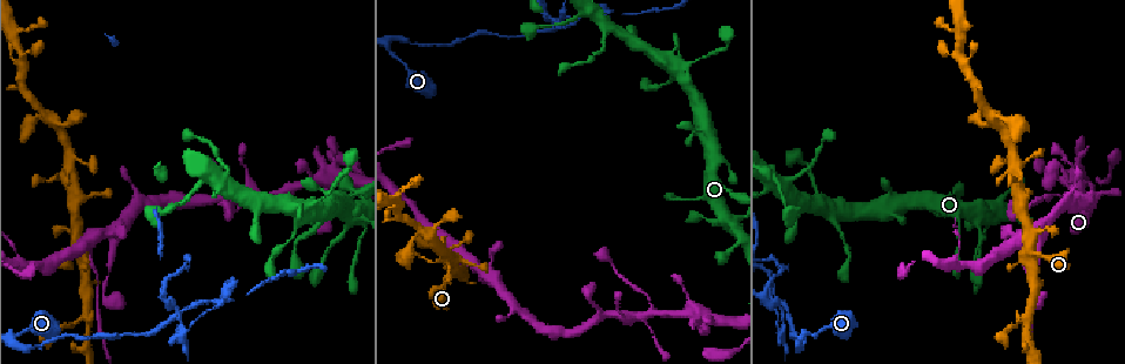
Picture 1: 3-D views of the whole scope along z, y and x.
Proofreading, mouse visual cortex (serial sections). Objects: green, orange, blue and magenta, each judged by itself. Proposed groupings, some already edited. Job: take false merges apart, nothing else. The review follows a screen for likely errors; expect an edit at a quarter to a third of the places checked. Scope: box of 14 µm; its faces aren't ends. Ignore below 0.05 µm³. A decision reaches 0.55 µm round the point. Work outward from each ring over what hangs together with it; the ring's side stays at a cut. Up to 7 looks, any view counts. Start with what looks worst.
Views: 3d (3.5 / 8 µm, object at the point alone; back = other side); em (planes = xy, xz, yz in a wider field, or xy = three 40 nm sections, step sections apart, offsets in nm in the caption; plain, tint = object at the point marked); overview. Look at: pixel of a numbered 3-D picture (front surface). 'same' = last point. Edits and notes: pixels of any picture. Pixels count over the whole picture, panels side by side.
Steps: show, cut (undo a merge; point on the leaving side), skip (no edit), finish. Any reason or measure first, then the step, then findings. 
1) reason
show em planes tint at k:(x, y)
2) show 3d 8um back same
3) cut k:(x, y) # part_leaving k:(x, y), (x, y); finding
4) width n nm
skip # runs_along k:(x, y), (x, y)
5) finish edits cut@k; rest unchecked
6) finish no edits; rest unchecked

sharp bend
show em planes tint at 1:(390, 37)

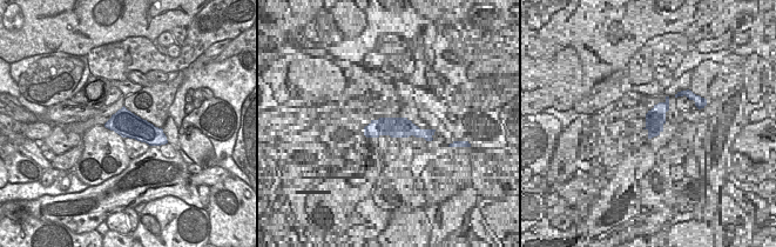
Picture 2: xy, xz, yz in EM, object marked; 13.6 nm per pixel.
show 3d 3.5um same

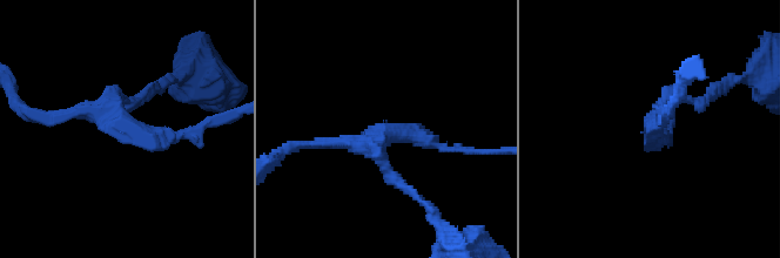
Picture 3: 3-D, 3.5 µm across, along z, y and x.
skip # runs_along 3:(401, 184), (376, 154), (387, 133), (462, 148); all the same cell

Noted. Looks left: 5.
abrupt turn
show 3d 8um at 1:(214, 300)

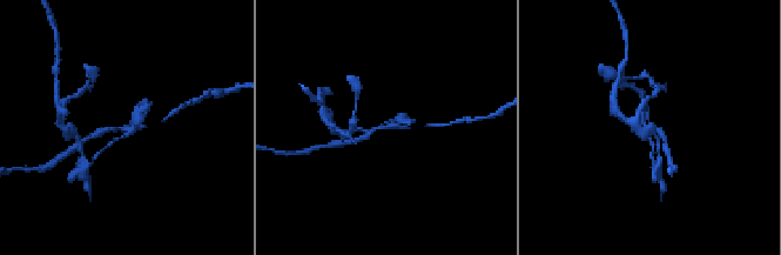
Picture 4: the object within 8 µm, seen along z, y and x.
closer look
show 3d 3.5um at 4:(387, 127)

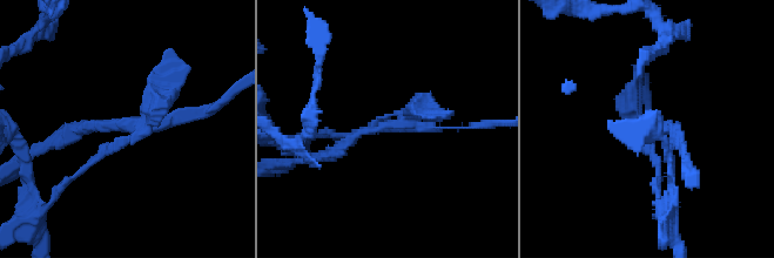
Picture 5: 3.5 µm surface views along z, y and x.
now the EM
show em xy step 3 tint at 5:(122, 124)

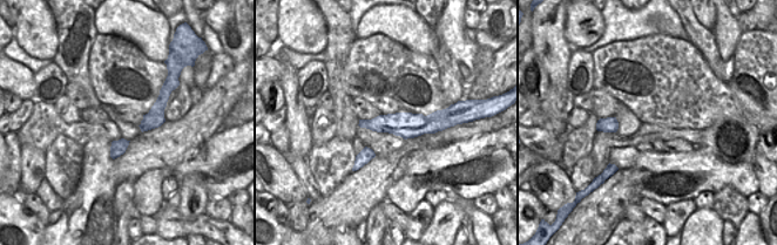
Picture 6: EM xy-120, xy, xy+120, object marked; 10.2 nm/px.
cut 5:(173, 88) # part_leaving 5:(123, 138), (69, 178), (40, 211); two cells meet here

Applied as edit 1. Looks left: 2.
small branch off a trunk
show 3d 3.5um back at 1:(278, 191)

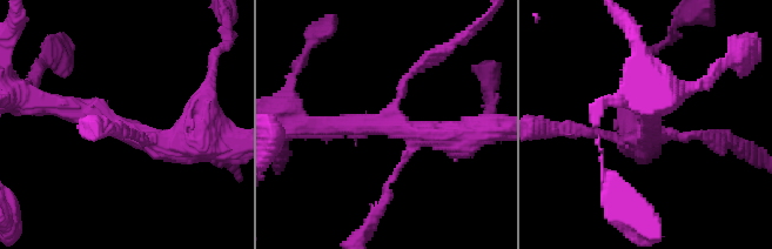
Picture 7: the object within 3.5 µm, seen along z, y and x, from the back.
now the EM
show em xy step 3 tint at 7:(648, 131)

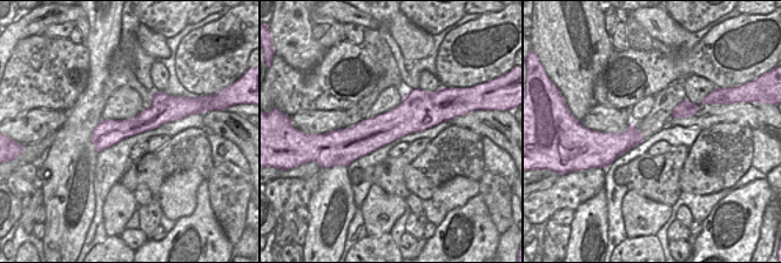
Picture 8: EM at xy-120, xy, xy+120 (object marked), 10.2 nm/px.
width 340 nm
skip # runs_along 8:(439, 116), (341, 139); one cell here

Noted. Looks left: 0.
finish edits cut@5; rest unchecked

